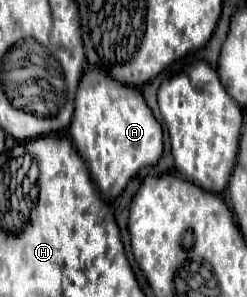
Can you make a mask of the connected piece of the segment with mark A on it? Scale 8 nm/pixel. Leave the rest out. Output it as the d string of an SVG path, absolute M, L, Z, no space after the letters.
M89 70L81 78L69 136L79 150L79 156L87 162L91 180L107 202L115 200L141 168L155 166L163 152L161 124L145 104L143 94L115 82L101 70Z

